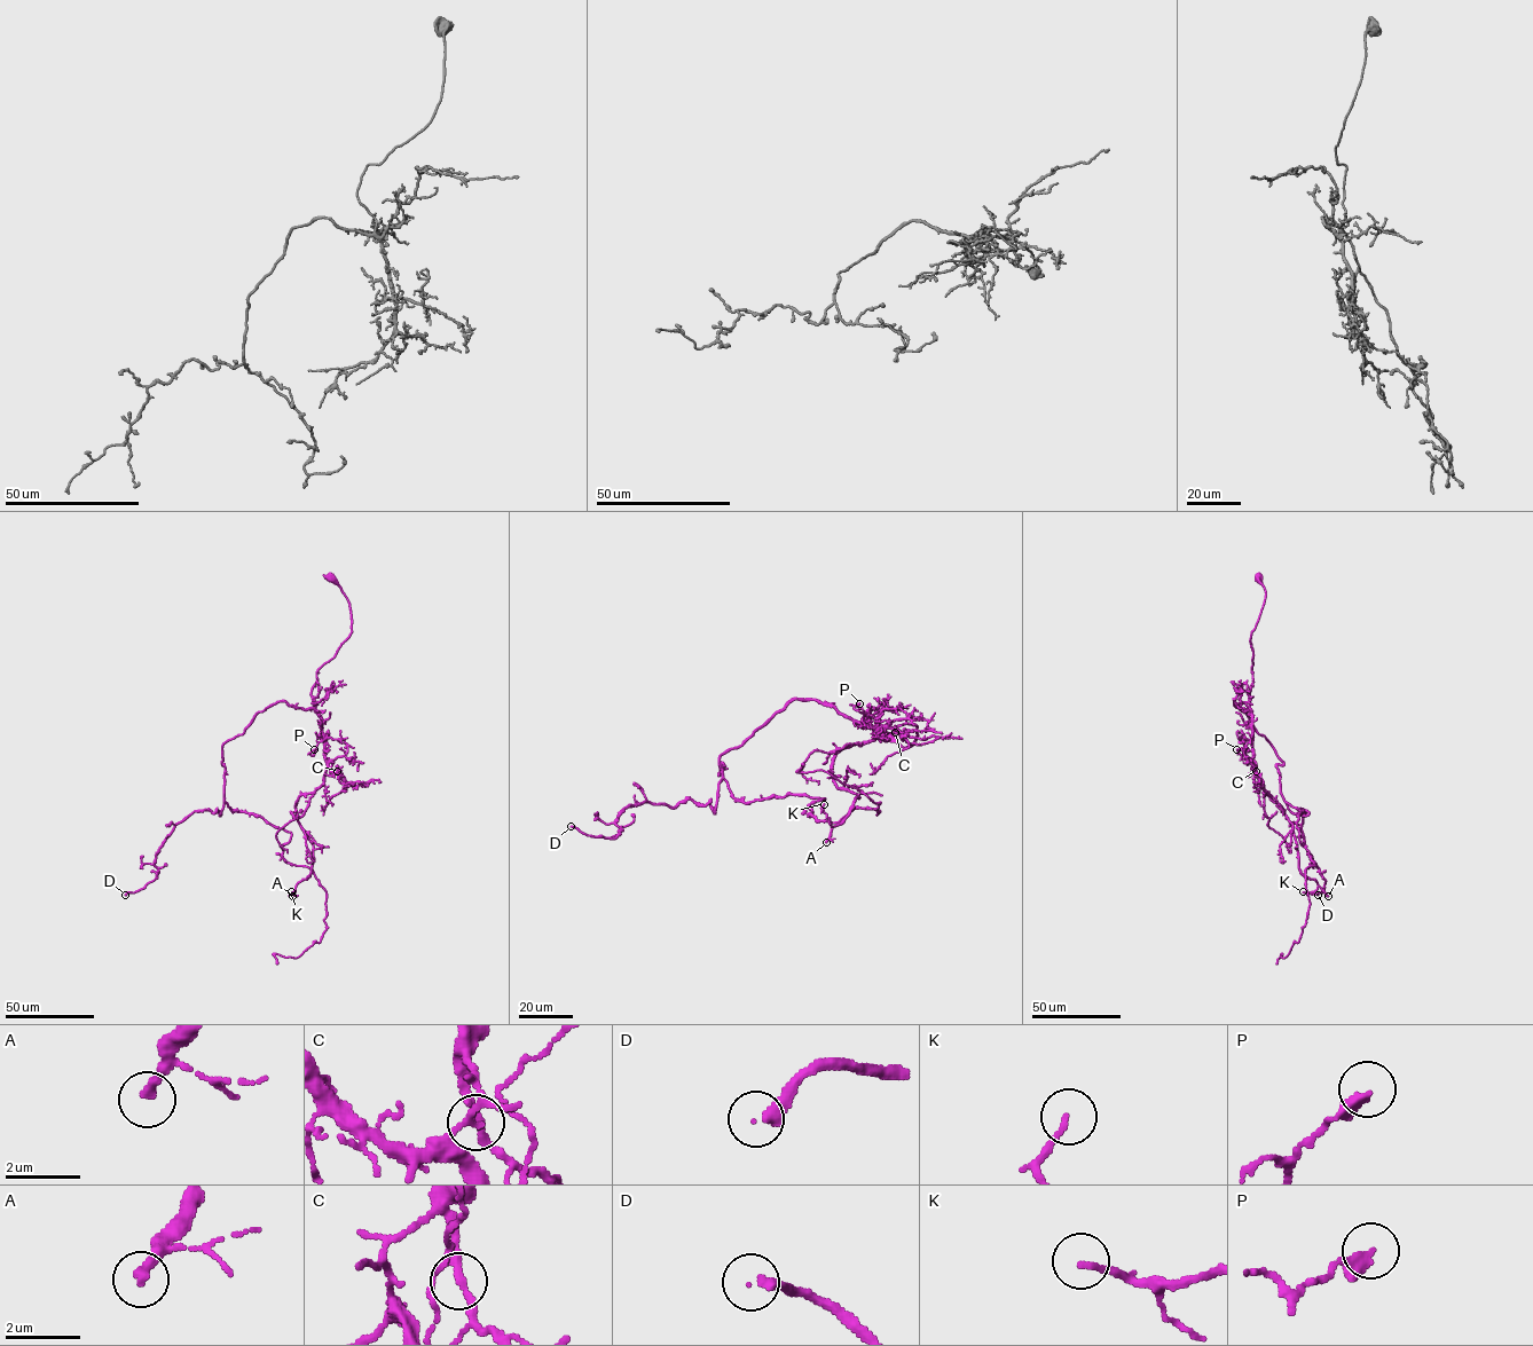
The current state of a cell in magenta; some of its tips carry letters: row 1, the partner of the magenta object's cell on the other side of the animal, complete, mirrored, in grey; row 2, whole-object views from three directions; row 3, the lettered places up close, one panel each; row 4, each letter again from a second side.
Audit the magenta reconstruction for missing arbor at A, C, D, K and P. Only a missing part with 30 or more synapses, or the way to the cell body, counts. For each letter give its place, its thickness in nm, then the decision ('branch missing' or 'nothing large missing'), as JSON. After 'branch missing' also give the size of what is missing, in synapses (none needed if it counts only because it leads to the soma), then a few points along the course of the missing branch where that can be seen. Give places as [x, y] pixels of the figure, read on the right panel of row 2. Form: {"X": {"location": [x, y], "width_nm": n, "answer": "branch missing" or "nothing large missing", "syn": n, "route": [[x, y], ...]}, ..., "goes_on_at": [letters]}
{"A": {"location": [1328, 896], "width_nm": 280, "answer": "branch missing", "syn": 35, "route": [[1328, 896], [1343, 906], [1360, 928], [1359, 954]]}, "C": {"location": [1256, 771], "width_nm": 200, "answer": "nothing large missing"}, "D": {"location": [1318, 895], "width_nm": 280, "answer": "branch missing", "syn": 70, "route": [[1318, 895], [1312, 933], [1317, 946], [1290, 973], [1280, 976]]}, "K": {"location": [1303, 891], "width_nm": 140, "answer": "nothing large missing"}, "P": {"location": [1236, 749], "width_nm": 300, "answer": "nothing large missing"}, "goes_on_at": ["A", "D"]}

